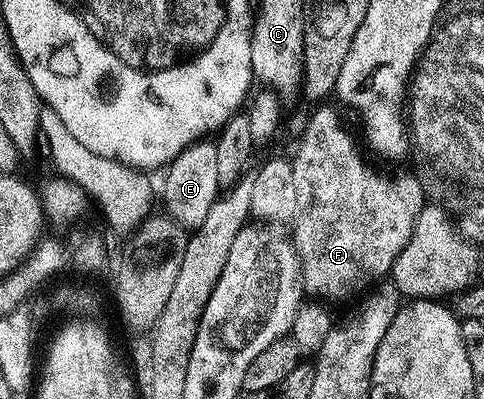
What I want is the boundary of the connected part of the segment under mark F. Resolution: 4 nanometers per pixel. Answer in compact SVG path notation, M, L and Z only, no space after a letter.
M329 103L318 104L314 109L317 110L310 115L309 122L301 133L297 154L292 154L291 157L295 192L299 194L299 207L291 236L301 260L304 292L310 298L334 303L333 301L345 301L356 293L364 294L370 287L390 276L399 251L403 251L403 247L407 247L407 239L411 239L415 219L427 204L427 197L415 174L380 173L379 170L372 169L365 162L356 139L345 130L340 115Z

